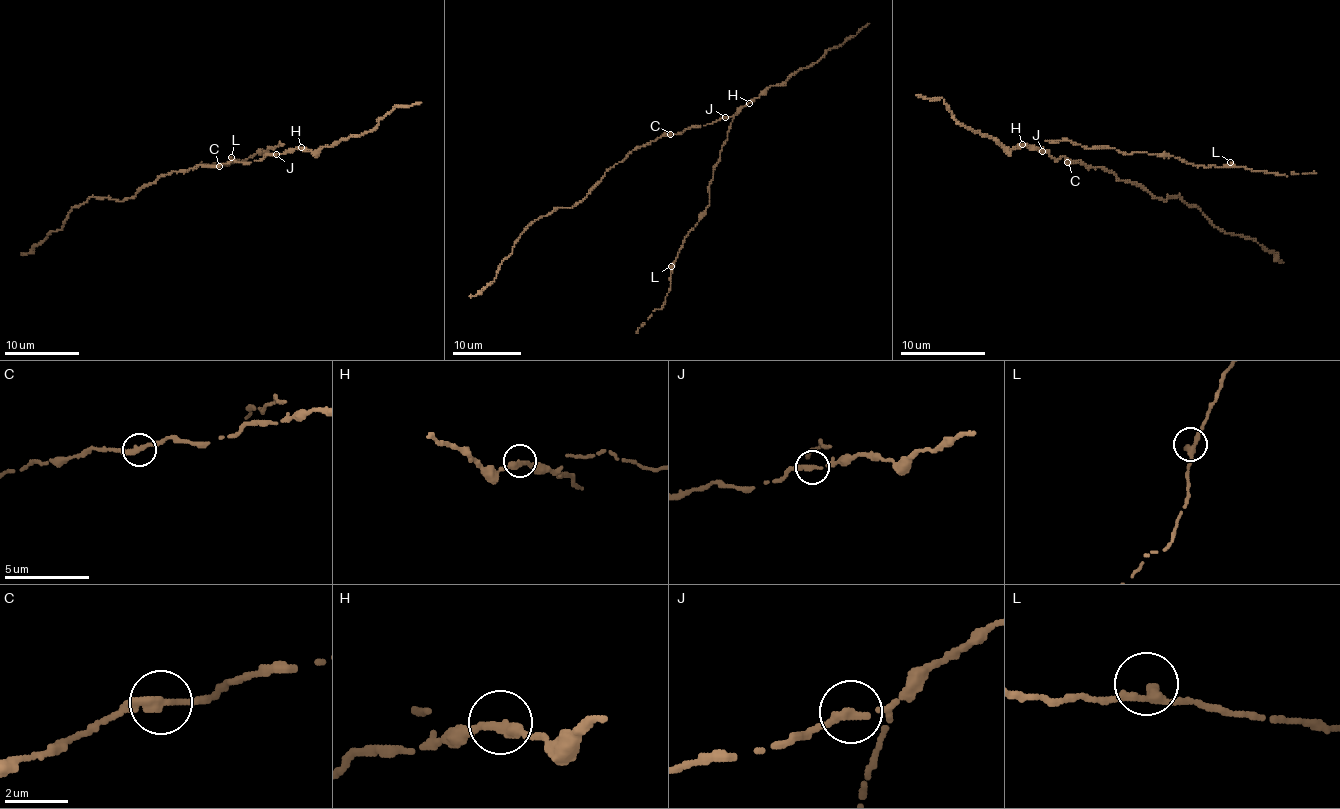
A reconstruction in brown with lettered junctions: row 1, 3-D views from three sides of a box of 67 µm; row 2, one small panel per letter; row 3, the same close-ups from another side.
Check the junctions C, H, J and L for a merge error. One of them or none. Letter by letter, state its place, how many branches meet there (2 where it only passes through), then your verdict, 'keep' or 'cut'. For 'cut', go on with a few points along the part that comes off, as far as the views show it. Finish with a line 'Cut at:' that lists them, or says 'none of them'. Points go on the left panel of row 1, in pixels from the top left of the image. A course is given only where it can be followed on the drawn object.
C: place (219, 166); branches 2; keep
H: place (301, 147); branches 2; keep
J: place (276, 154); branches 2; keep
L: place (231, 157); branches 2; keep
Cut at: none of them

